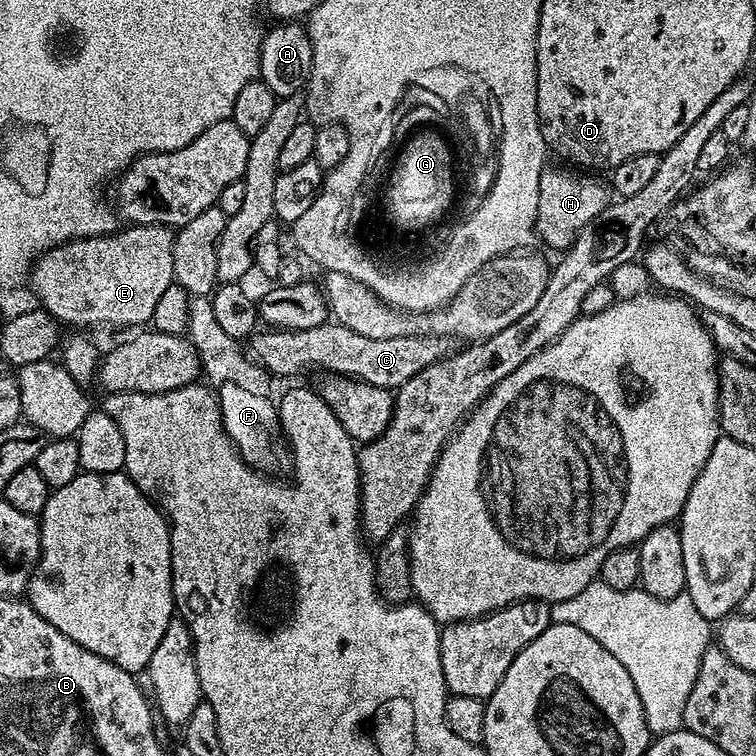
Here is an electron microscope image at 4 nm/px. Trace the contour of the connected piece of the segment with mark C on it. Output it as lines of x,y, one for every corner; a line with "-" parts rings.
325,322
297,332
260,330
247,341
246,348
251,359
273,377
296,376
311,368
321,368
324,374
350,376
354,380
395,390
410,382
418,370
426,370
426,366
449,355
454,348
452,344
447,336
413,334
398,338
362,338
362,334
354,334
354,330
344,324

